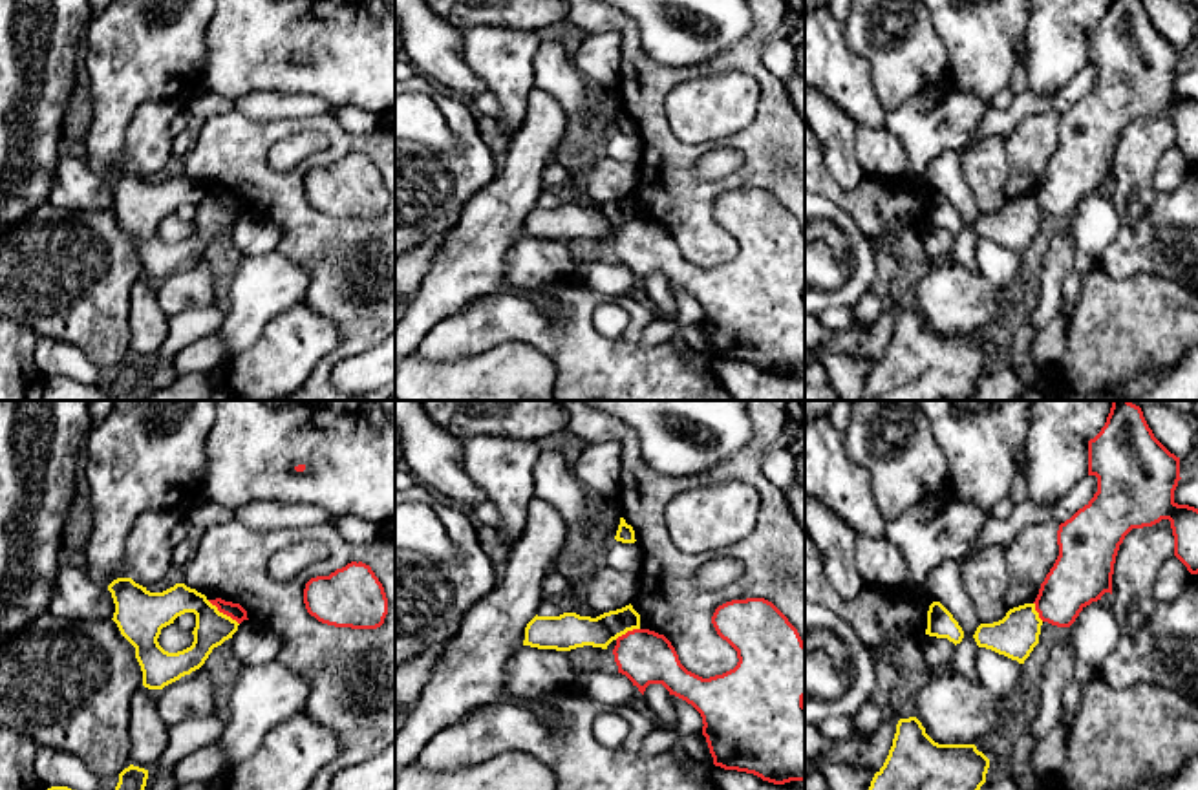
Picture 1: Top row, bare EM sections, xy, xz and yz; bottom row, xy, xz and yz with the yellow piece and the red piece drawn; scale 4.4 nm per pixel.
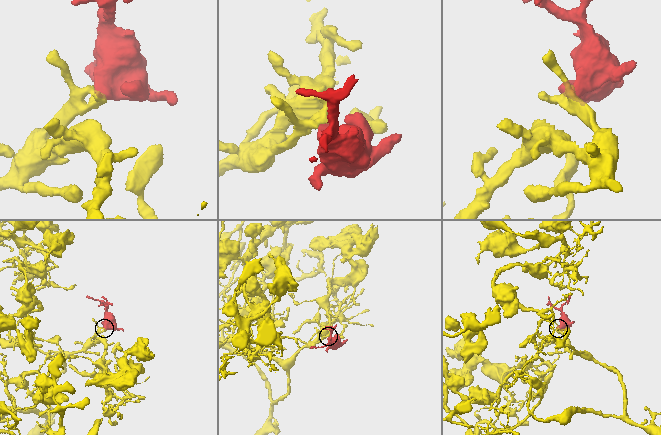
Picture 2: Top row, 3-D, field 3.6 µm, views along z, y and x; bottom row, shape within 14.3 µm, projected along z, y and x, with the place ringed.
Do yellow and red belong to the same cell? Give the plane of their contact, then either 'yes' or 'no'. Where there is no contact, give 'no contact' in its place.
xy | no

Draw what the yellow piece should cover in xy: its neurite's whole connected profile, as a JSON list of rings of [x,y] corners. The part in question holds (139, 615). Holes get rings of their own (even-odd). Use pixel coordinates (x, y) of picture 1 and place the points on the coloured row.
[[[117,578],[108,591],[115,603],[112,620],[135,647],[143,686],[148,689],[163,689],[199,669],[212,649],[232,638],[240,625],[219,613],[205,594],[185,583],[176,583],[163,592],[150,592],[132,578]],[[185,613],[196,614],[194,642],[183,651],[168,653],[157,642],[161,629]]]

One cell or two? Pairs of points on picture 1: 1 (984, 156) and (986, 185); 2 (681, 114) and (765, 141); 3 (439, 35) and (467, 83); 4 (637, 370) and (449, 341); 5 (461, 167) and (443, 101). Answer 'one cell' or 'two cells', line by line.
1: one cell
2: two cells
3: one cell
4: one cell
5: one cell

